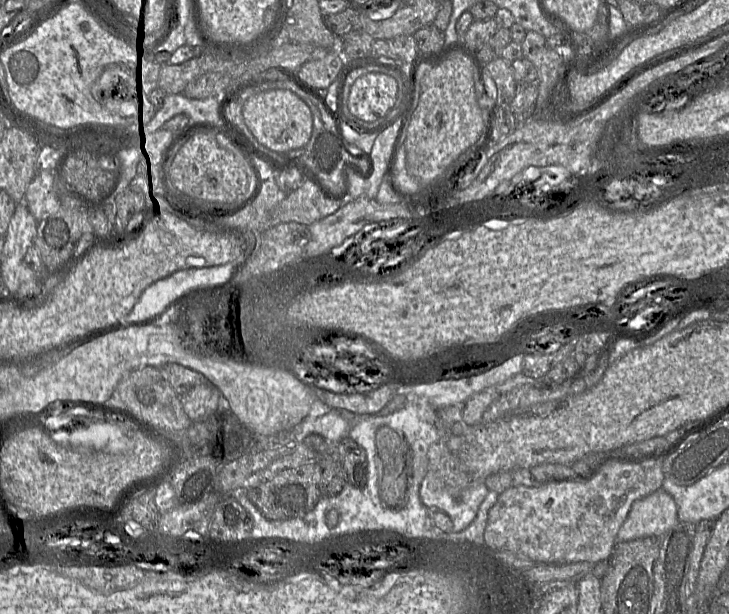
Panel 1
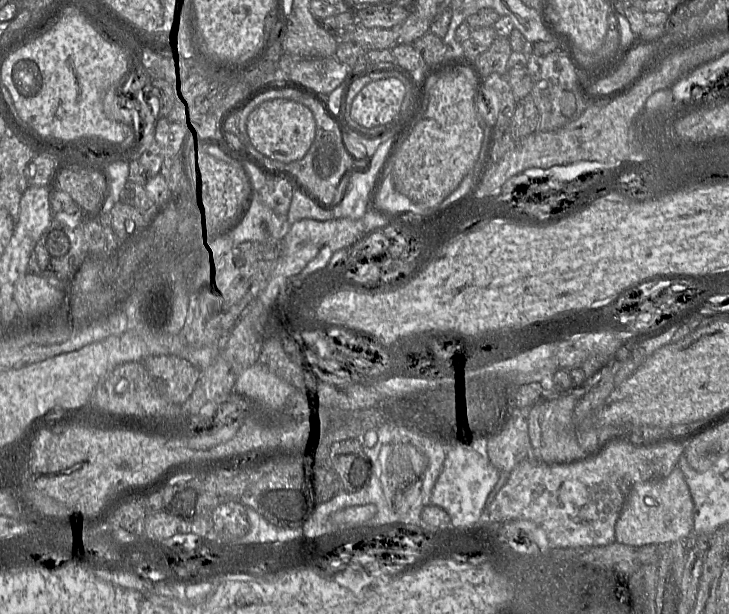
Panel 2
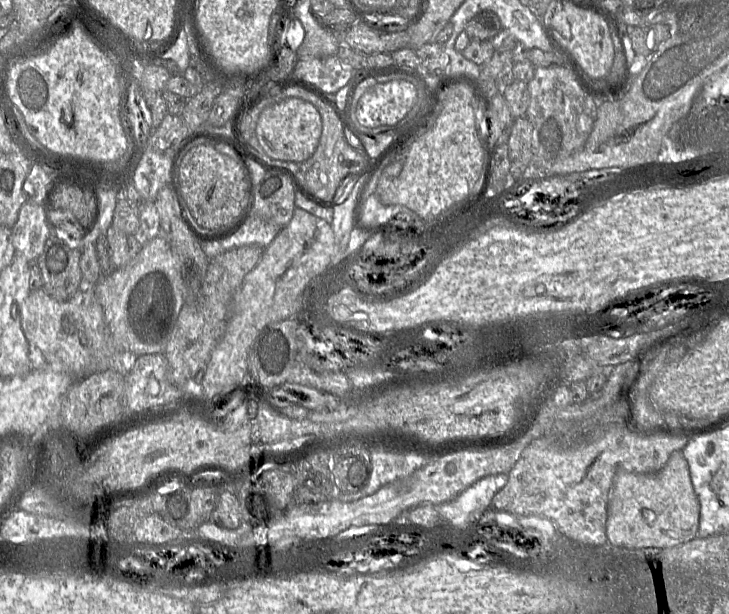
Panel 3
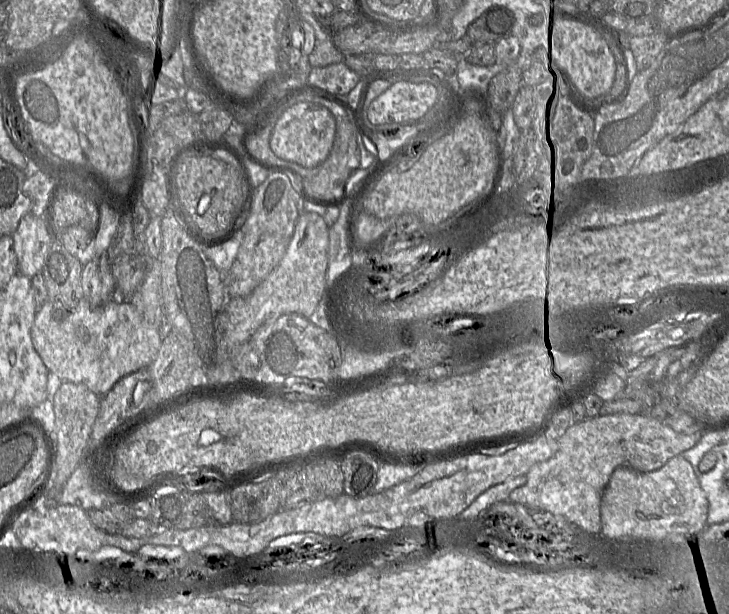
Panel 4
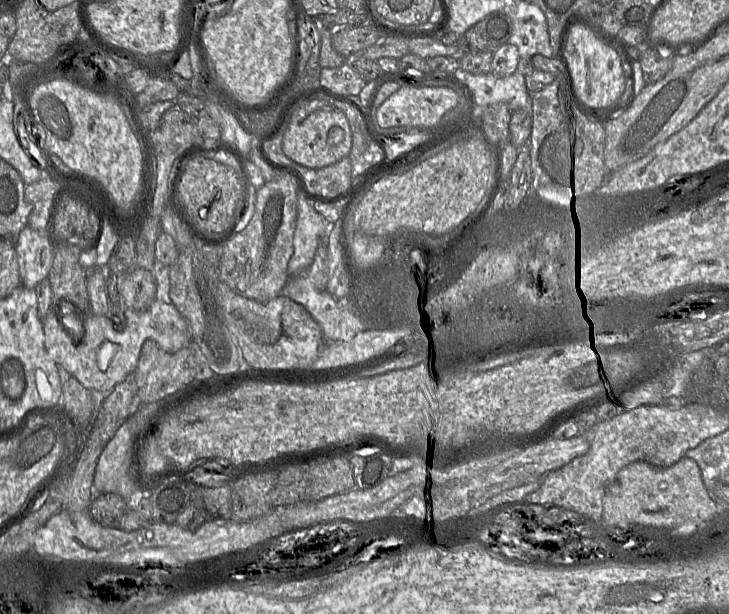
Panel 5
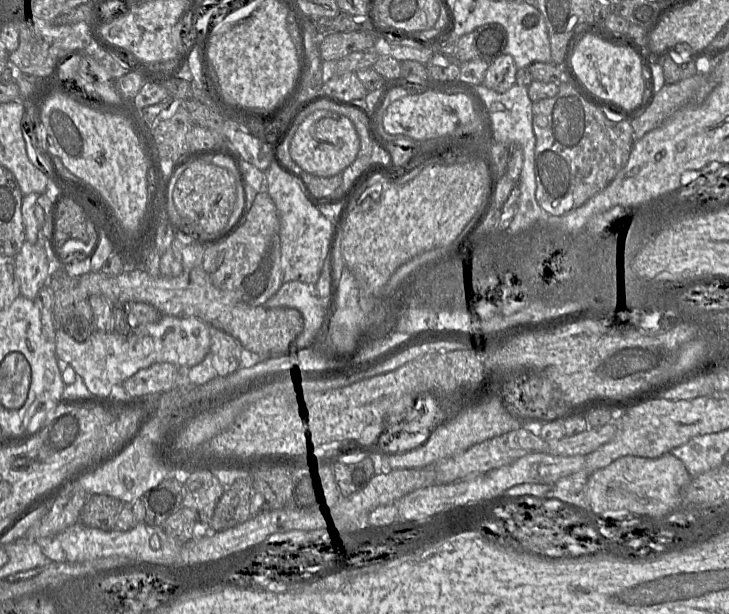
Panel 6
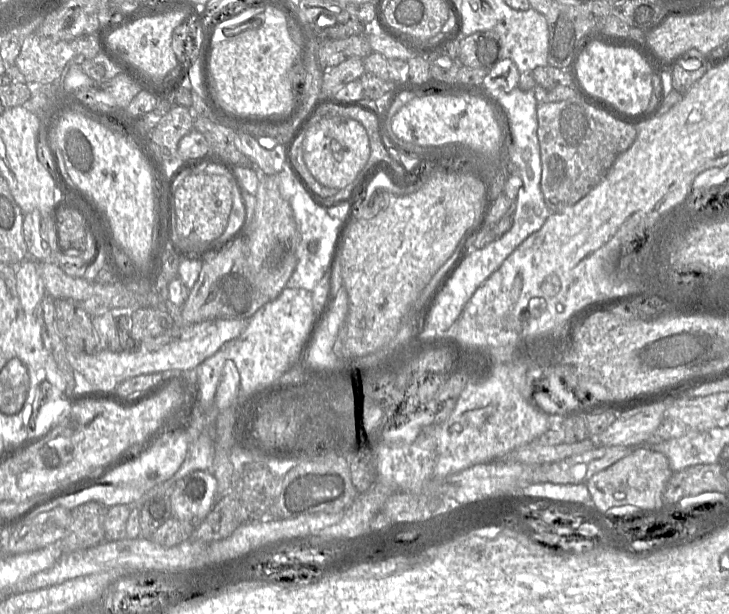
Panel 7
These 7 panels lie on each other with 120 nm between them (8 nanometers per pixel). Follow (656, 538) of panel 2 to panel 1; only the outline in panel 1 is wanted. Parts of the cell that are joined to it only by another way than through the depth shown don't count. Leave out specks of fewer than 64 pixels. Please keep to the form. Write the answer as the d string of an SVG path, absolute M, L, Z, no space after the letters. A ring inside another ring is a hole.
M660 488L633 502L618 531L616 542L628 542L643 537L662 537L679 522L673 497Z

